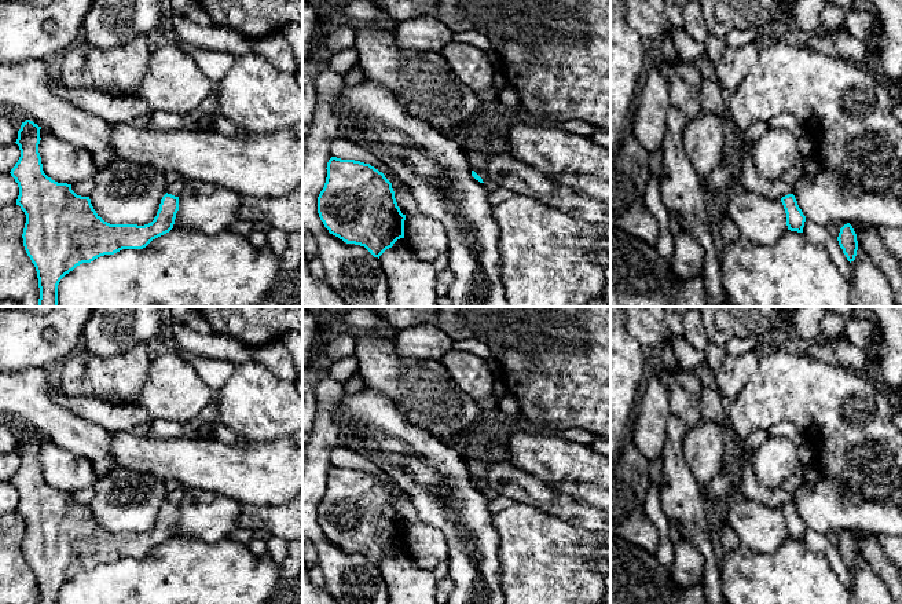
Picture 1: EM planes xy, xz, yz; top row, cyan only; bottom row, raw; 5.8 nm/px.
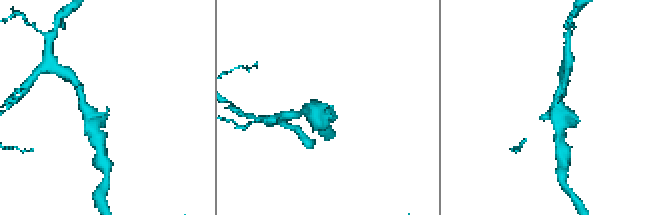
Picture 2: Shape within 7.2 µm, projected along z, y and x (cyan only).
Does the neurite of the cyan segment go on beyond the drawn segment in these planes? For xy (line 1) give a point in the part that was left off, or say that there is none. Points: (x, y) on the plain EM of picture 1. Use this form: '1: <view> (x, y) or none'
1: none

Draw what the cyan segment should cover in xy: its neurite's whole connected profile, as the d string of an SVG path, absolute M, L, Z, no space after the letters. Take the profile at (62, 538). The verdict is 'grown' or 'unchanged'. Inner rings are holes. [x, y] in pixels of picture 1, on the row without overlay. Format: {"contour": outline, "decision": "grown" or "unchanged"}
{"contour": "M30 428L22 431L15 450L21 465L10 482L19 495L16 513L26 523L23 554L36 575L40 604L58 604L60 587L77 574L122 557L143 557L153 548L169 541L179 519L179 505L166 501L157 524L148 532L110 532L96 521L89 505L77 504L72 493L58 491L44 482L38 461L40 438L41 435Z", "decision": "unchanged"}

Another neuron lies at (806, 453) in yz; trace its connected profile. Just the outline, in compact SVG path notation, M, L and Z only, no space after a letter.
M803 442L802 444L798 446L798 458L802 465L813 464L814 455L815 451L807 442Z

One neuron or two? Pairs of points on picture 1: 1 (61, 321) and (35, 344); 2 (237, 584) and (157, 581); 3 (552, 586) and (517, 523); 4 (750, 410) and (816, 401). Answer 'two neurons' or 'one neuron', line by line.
1: one neuron
2: one neuron
3: one neuron
4: one neuron

